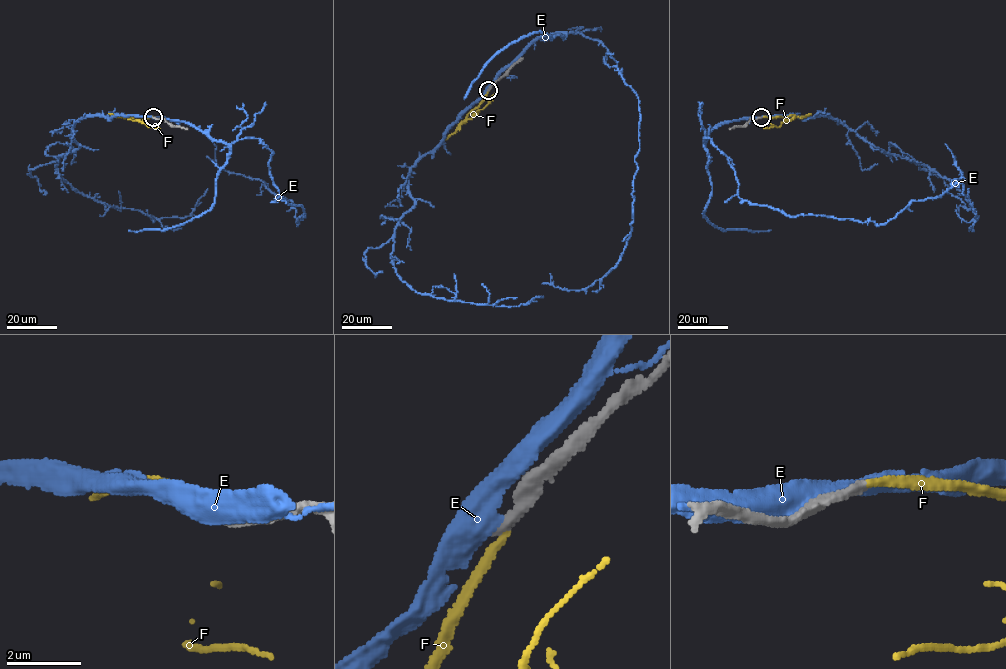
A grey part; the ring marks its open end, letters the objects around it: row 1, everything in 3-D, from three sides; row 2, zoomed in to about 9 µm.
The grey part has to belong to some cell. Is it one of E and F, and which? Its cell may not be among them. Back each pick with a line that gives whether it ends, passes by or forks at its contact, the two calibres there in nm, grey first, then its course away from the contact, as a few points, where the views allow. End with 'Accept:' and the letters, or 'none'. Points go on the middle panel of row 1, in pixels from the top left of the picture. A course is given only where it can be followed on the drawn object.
F: it ends; calibres 280 and 220 nm; course (489, 90), (462, 123), (484, 107), (496, 92)
Accept: F

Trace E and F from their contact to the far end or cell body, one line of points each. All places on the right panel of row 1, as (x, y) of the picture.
E: (761, 116), (721, 123), (704, 143), (725, 155), (740, 198), (790, 216), (884, 224), (960, 177), (945, 143)
F: (761, 116), (794, 115), (778, 127), (763, 128)

